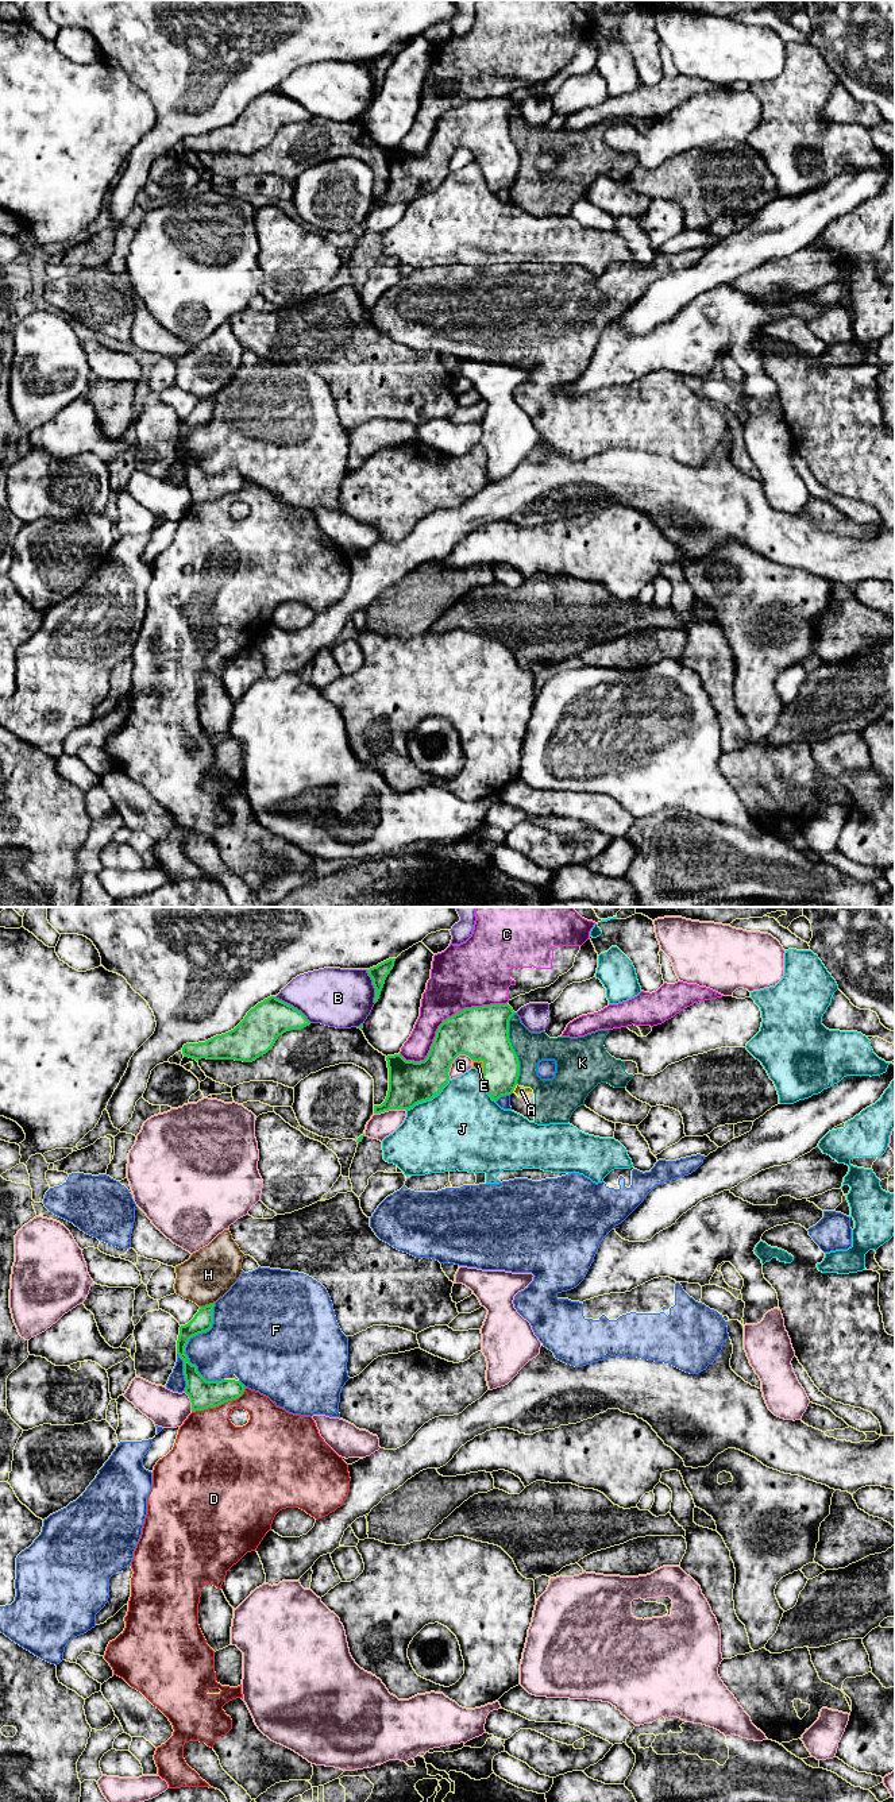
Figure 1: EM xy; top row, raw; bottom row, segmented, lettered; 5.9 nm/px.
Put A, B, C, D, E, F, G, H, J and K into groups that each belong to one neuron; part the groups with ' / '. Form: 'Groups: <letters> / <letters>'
Groups: A K / B / C / D / E / F / G / H / J

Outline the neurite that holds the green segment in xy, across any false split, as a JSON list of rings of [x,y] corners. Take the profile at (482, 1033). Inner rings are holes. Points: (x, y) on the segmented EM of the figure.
[[[508,1003],[464,1008],[443,1020],[424,1061],[406,1061],[401,1054],[387,1056],[389,1091],[385,1101],[374,1105],[374,1114],[389,1110],[408,1111],[418,1103],[432,1100],[448,1084],[451,1064],[459,1054],[472,1060],[472,1068],[482,1076],[491,1100],[512,1095],[520,1076],[520,1061],[509,1038],[509,1020],[513,1015],[514,1011]]]

